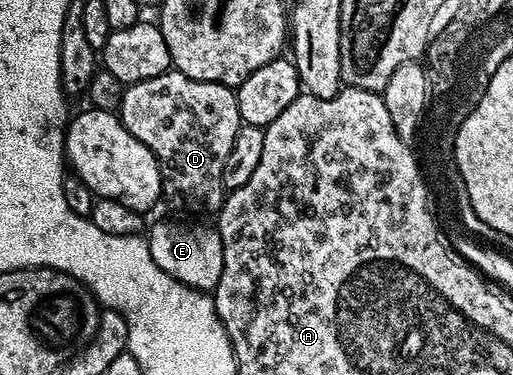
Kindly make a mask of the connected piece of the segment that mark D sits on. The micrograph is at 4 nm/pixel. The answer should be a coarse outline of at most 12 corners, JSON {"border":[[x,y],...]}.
{"border":[[170,70],[119,115],[164,203],[213,214],[243,123],[234,89]]}

